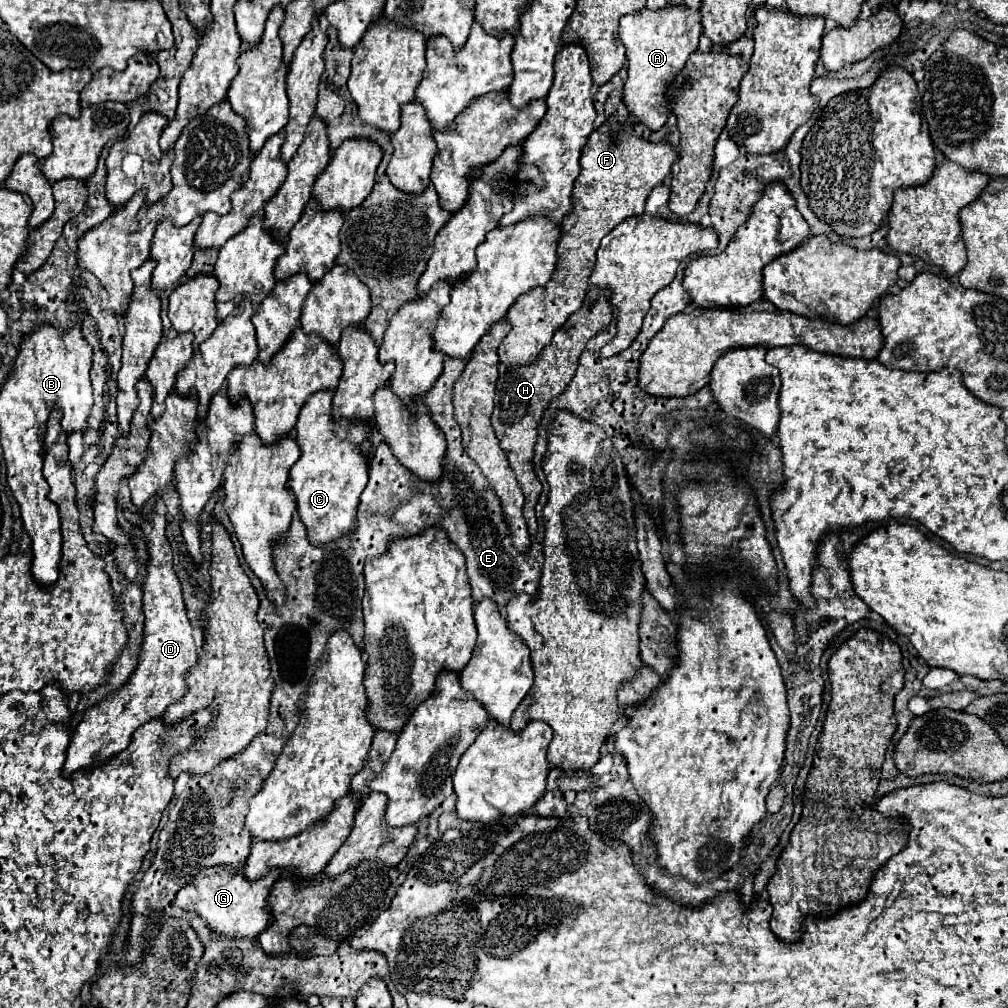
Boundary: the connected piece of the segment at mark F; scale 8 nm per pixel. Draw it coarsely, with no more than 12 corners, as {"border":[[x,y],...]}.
{"border":[[615,113],[589,135],[557,269],[499,347],[527,365],[583,305],[599,241],[677,157]]}

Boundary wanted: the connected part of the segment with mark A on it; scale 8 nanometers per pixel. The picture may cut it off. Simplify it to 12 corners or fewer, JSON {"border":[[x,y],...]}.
{"border":[[667,5],[621,17],[623,101],[657,131],[667,85],[697,51],[701,15]]}

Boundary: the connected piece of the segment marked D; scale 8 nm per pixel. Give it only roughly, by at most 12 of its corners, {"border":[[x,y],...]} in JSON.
{"border":[[165,503],[143,531],[143,645],[129,681],[85,711],[65,775],[109,761],[161,717],[197,663],[165,537]]}

